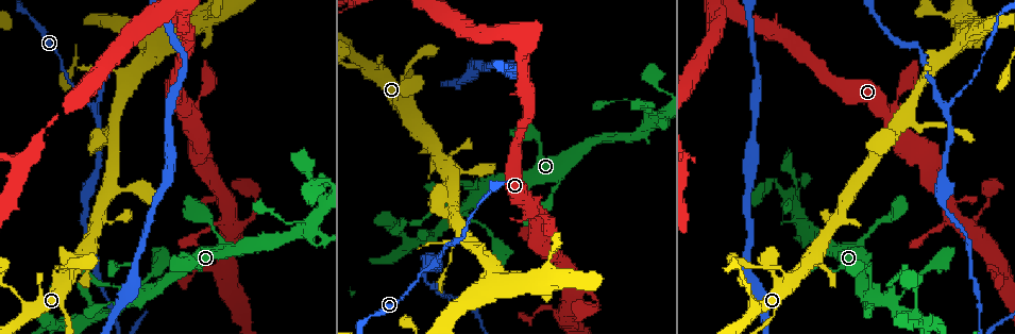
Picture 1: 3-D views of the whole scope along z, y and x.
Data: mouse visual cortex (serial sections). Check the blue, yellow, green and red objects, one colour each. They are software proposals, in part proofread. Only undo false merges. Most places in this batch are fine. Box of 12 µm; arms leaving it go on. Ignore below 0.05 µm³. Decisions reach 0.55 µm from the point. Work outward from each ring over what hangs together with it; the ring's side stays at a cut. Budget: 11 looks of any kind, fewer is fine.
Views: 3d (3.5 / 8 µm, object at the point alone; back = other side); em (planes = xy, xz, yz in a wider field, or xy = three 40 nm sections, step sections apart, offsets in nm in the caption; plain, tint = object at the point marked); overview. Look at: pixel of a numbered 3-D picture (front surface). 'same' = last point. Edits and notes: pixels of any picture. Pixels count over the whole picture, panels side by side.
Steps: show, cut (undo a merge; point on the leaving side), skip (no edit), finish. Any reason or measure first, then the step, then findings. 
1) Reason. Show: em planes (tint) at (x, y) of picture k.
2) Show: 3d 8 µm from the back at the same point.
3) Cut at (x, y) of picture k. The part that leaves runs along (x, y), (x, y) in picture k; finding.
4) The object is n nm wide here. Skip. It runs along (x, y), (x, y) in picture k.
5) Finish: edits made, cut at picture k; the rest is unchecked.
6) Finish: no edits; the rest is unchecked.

A narrow waist. Show: em xy step 5 (tint) at (535, 209) of picture 1.

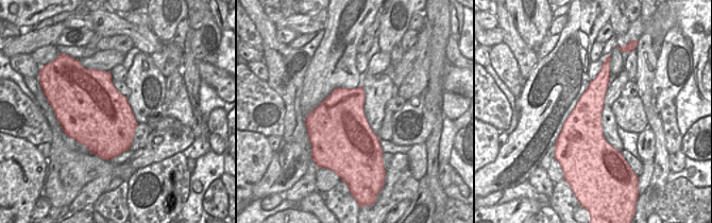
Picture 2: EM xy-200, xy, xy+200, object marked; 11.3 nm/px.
Show: 3d 3.5 µm at the same point.

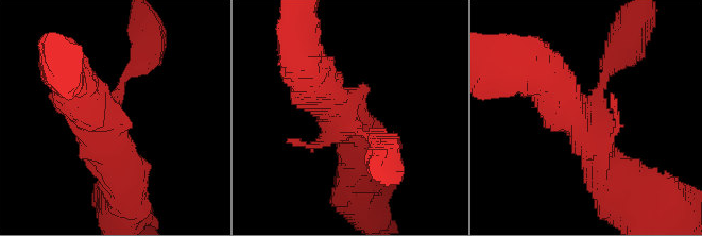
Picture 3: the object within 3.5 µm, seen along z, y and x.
Skip. It runs along (532, 67), (589, 132), (614, 178) in picture 3; continuous, no second cell.

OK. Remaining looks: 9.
Thin arm on a thick one. Show: 3d 3.5 µm at (892, 301) of picture 1.

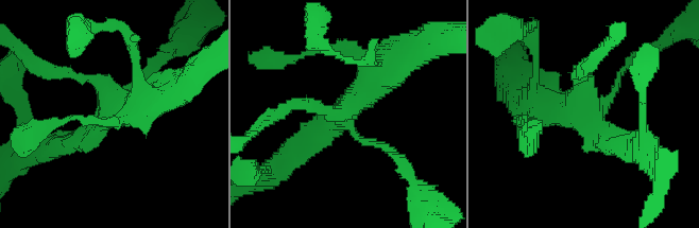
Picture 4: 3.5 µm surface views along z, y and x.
4 arms meet here; the arms are 100, 200, 250, 400 nm wide; shape alone is not enough. Show: em xy step 5 (tint) at (105, 116) of picture 4.

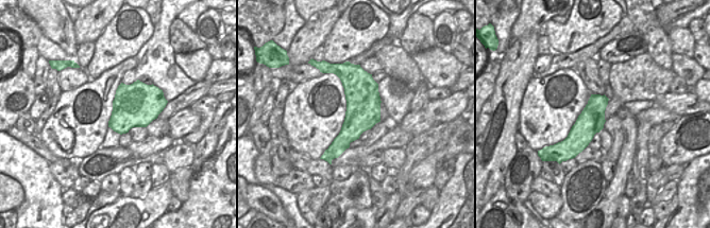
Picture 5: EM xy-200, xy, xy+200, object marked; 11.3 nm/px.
Show: em xy step 1 (tint) at the same point.

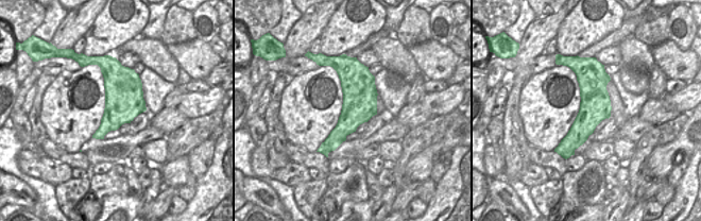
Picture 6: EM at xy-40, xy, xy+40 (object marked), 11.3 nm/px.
Skip. It runs along (392, 57), (340, 118), (294, 144) in picture 4; one cell here.

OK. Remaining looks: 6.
Branch point. Show: 3d 3.5 µm at (207, 173) of picture 1.

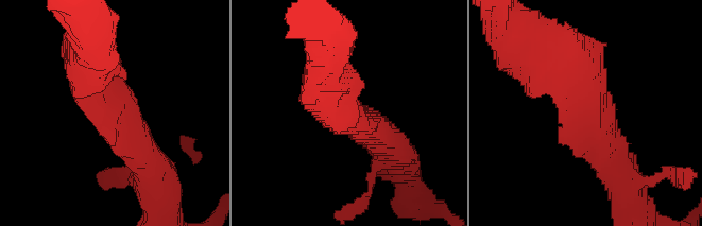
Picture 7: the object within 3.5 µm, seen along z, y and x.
Show: em xy step 1 (tint) at (113, 109) of picture 7.

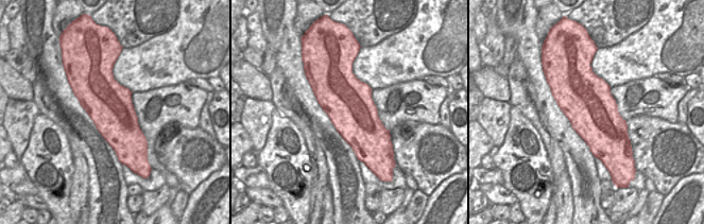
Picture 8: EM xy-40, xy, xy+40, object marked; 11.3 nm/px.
Skip. Continuous, no second cell.

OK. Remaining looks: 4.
A fork. Show: 3d 3.5 µm at (455, 219) of picture 1.

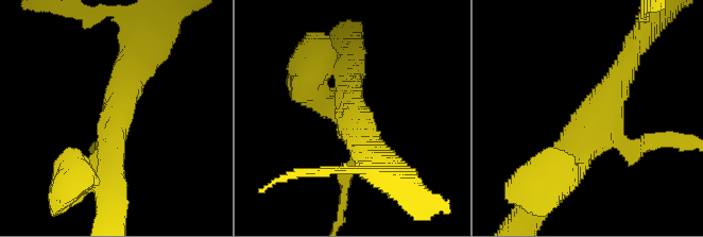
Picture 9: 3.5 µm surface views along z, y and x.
Now the EM. Show: em xy step 1 (tint) at (595, 128) of picture 9.

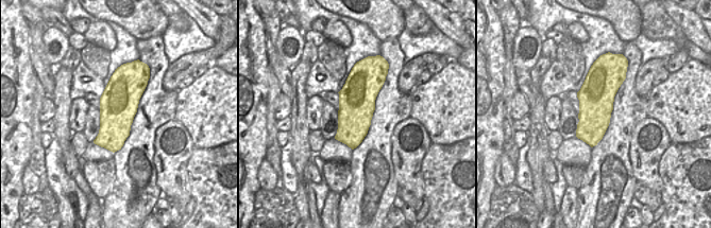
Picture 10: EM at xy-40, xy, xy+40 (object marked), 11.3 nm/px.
3 arms meet here. Skip. It runs along (550, 186), (585, 140), (623, 68) in picture 9; continuous, no second cell.

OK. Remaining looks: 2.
Finish: no edits; the rest is unchecked.

